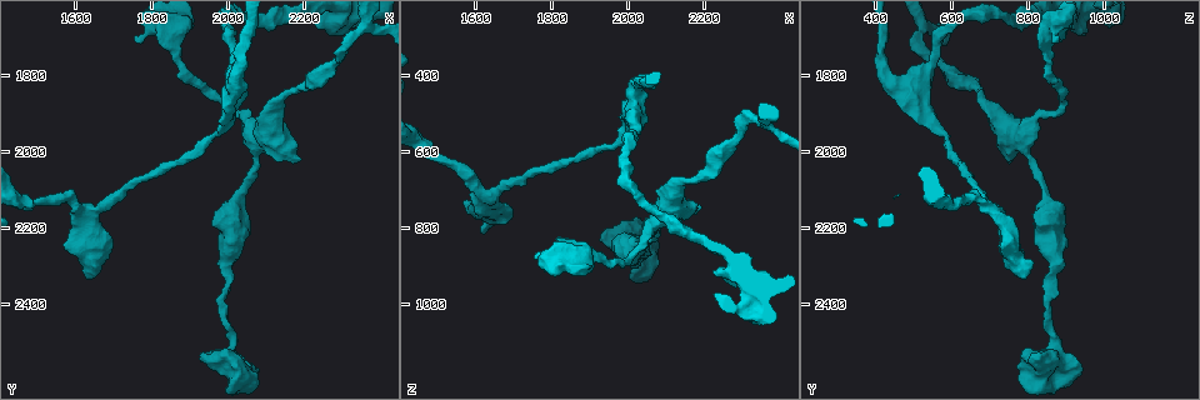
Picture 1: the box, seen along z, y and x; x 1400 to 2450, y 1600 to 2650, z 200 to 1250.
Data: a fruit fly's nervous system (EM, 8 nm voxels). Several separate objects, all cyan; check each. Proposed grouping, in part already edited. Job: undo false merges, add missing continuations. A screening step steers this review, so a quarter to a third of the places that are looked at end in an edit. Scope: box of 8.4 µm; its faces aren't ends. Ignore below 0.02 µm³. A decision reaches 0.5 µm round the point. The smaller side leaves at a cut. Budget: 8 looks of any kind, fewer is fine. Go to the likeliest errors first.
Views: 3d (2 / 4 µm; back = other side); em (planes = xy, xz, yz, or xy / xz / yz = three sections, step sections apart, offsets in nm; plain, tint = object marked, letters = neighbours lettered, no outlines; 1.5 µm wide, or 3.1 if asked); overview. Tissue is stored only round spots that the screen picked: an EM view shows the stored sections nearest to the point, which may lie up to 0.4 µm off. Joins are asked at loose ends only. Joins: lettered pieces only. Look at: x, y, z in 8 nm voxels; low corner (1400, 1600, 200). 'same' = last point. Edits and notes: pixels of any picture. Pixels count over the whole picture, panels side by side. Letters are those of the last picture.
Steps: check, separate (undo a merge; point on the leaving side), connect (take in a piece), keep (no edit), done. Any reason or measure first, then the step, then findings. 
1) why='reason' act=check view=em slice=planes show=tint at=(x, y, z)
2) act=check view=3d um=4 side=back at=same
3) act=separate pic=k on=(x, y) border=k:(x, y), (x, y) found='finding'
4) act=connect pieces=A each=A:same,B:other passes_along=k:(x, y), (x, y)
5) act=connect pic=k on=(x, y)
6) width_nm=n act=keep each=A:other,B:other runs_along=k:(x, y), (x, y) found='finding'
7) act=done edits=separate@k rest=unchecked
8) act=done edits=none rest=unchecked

why='branch stops here' act=check view=3d um=4 at=(2015, 2545, 925)

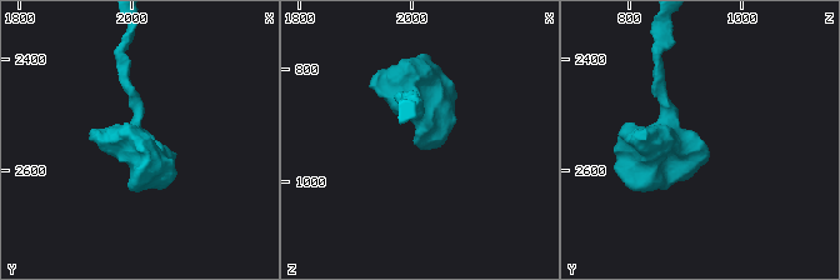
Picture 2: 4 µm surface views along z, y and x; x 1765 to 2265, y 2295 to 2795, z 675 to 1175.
why='need the tissue' act=check view=em slice=planes show=tint at=(2010, 2545, 925)

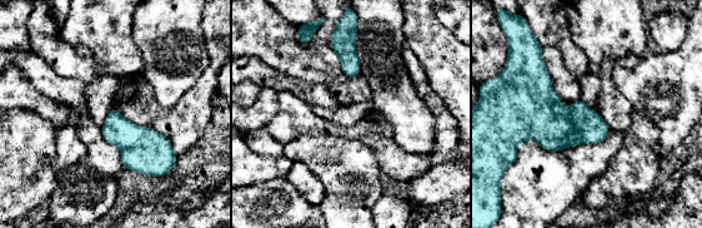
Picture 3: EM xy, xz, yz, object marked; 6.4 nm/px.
why='what lies round it' act=check view=em slice=planes show=letters at=same

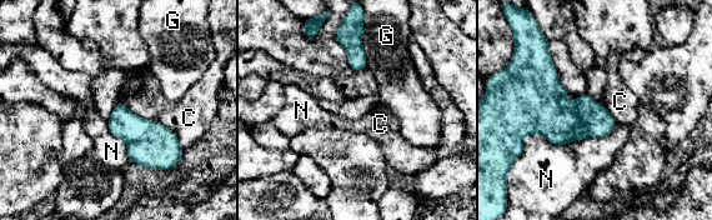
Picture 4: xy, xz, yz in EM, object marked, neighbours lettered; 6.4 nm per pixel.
act=keep each=C:other,G:other,N:other border=4:(119, 101), (169, 128), (182, 150) found='none of them fits'

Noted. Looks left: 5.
why='narrows sharply' act=check view=3d um=4 at=(1955, 1955, 580)

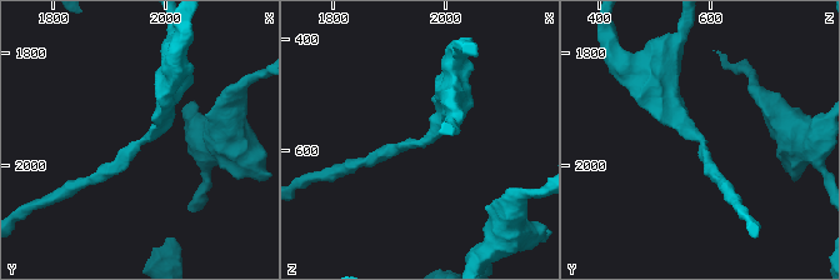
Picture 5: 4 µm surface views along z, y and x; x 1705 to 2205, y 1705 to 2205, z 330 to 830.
arm_widths_nm=200,220 why='need the tissue' act=check view=em slice=yz step=4 show=tint at=(1955, 1955, 585)

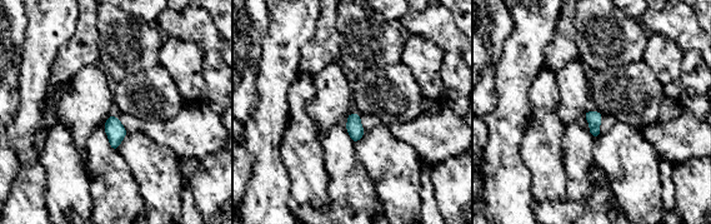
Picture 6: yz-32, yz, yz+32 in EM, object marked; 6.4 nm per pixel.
act=check view=em slice=planes show=letters at=same

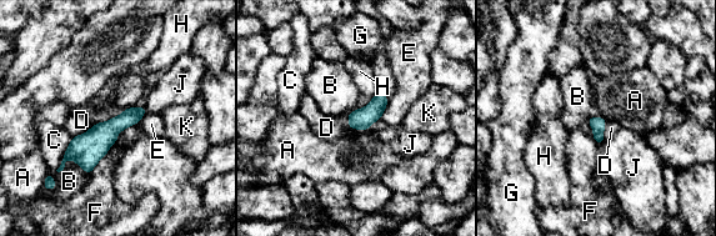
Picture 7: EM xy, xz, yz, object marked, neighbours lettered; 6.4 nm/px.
width_nm=90 longest_contact=F:280nm act=keep each=A:other,B:other,C:other,D:other,E:other,F:other,G:other,H:other,J:other,K:other found='continuous, no second cell'

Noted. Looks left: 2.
act=done edits=none rest=unchecked

